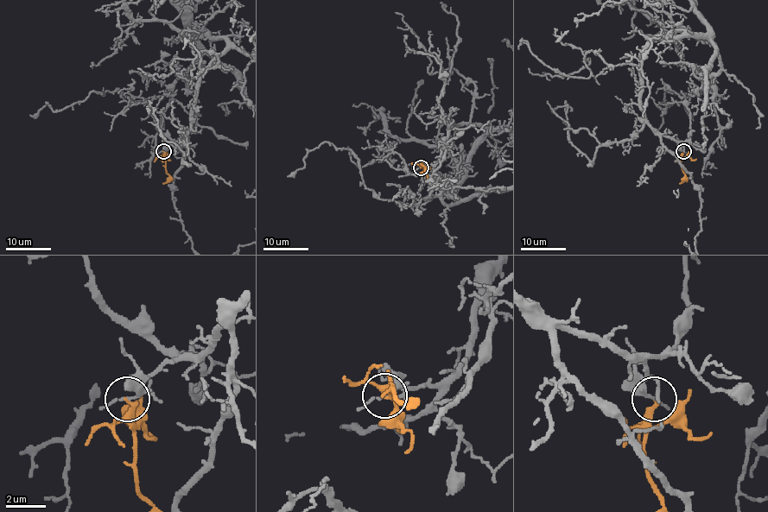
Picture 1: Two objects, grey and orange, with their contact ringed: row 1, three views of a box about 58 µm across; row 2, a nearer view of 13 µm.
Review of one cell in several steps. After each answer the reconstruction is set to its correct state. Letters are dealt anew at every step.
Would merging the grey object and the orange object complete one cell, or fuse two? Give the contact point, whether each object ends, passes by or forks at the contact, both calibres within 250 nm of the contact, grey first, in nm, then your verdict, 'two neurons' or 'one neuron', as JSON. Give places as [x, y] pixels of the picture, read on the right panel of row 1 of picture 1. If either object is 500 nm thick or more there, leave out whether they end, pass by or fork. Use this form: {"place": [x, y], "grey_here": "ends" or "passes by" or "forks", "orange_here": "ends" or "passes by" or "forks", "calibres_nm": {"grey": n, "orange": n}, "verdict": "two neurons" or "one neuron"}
{"place": [683, 151], "grey_here": "passes by", "orange_here": "ends", "calibres_nm": {"grey": 110, "orange": 260}, "verdict": "two neurons"}

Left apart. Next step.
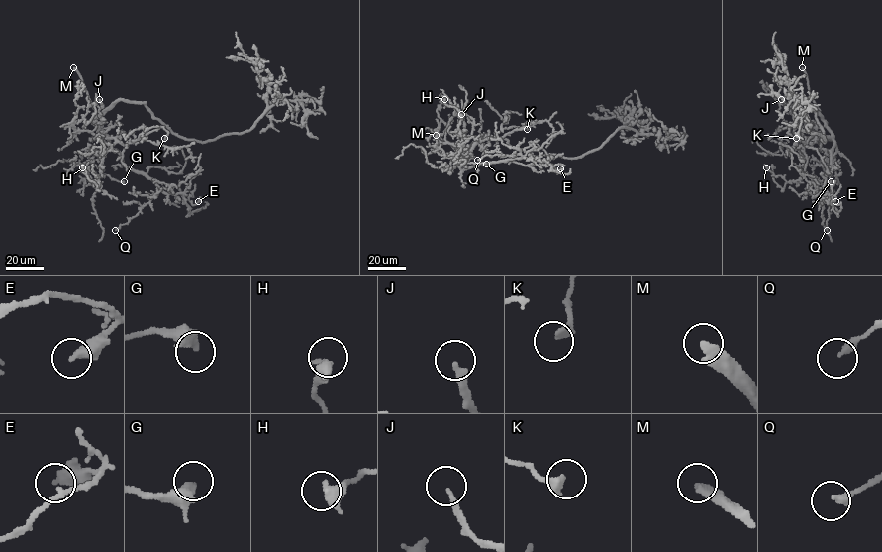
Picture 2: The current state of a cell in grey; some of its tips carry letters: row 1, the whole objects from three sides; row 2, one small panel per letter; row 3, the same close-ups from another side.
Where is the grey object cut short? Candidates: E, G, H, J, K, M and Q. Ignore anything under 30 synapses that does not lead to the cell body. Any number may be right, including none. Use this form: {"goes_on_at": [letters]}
{"goes_on_at": ["J", "M"]}

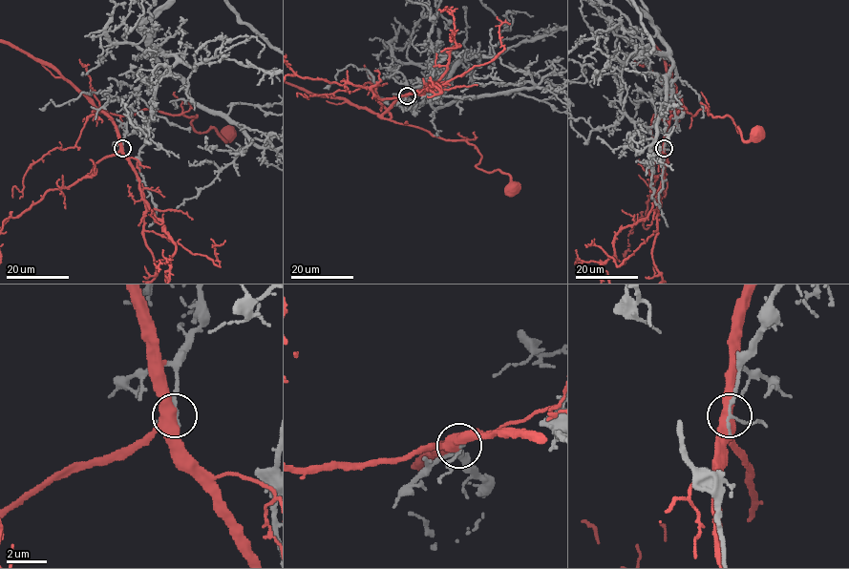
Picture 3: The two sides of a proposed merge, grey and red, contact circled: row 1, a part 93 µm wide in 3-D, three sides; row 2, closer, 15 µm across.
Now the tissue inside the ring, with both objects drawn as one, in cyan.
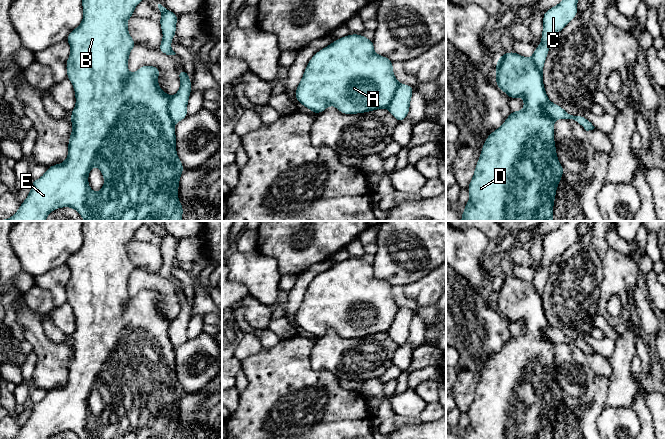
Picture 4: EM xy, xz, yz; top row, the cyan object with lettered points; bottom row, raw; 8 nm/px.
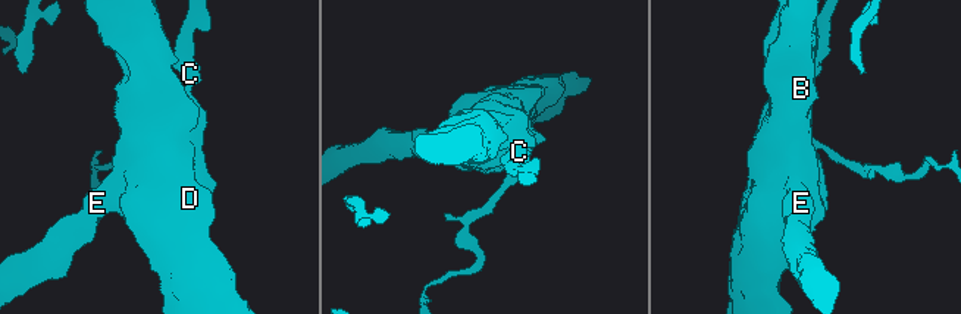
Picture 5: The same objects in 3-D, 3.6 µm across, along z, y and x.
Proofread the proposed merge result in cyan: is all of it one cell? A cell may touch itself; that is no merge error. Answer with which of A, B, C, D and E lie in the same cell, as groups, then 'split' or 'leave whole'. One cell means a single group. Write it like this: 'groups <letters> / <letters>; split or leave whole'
groups A B D E / C; split

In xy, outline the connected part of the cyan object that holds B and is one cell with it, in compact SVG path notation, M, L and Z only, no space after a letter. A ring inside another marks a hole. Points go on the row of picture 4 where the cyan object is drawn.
M82 0L83 20L81 24L72 30L66 37L71 47L70 55L66 62L67 79L73 85L76 105L71 113L72 133L68 141L67 159L60 164L47 168L42 177L31 180L32 188L27 198L20 204L18 211L9 219L0 221L46 221L50 212L55 209L70 207L75 209L85 221L169 221L178 206L178 187L180 176L184 166L176 151L176 132L174 121L169 115L169 103L172 97L163 91L158 85L160 69L157 66L143 65L135 73L128 73L128 59L130 51L138 42L134 41L128 31L127 20L134 16L135 7L143 0ZM93 166L97 166L104 179L102 189L95 193L88 184L88 176Z

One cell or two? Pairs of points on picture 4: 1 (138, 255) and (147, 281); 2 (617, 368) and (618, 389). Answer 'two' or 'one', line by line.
1: two
2: one

